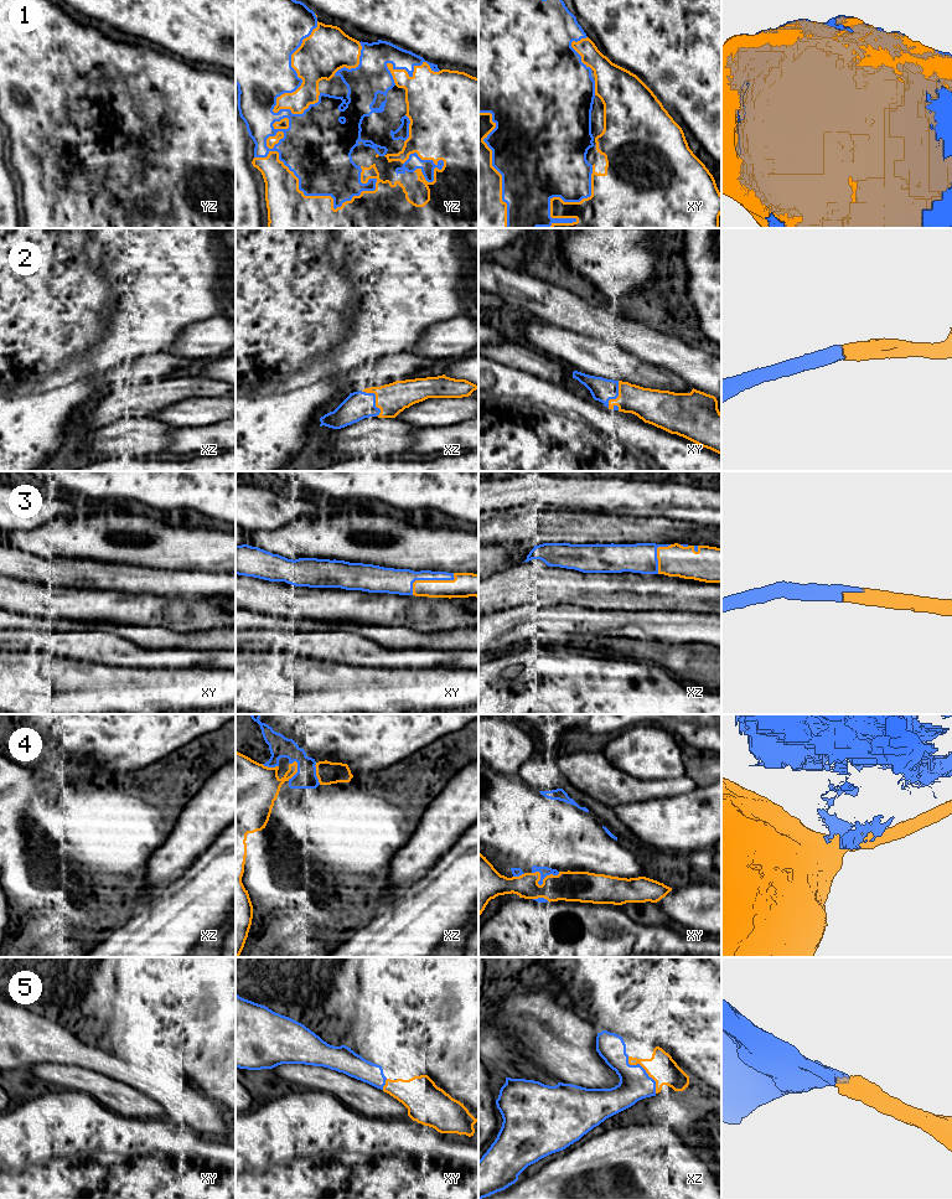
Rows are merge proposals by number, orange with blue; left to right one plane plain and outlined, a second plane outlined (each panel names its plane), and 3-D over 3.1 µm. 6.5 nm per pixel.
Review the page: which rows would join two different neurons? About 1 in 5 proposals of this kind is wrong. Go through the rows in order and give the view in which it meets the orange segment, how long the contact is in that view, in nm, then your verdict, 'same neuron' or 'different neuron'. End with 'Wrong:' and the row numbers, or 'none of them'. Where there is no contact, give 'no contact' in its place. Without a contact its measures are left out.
1: yz | 800 nm | same neuron
2: xz | 200 nm | same neuron
3: xy | 320 nm | same neuron
4: xy | 180 nm | different neuron
5: xz | 300 nm | same neuron
Wrong: 4

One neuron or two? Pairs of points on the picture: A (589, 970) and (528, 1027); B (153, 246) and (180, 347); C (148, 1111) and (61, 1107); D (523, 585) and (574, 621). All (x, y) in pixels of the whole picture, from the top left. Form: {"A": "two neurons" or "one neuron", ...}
{"A": "two neurons", "B": "two neurons", "C": "two neurons", "D": "two neurons"}

